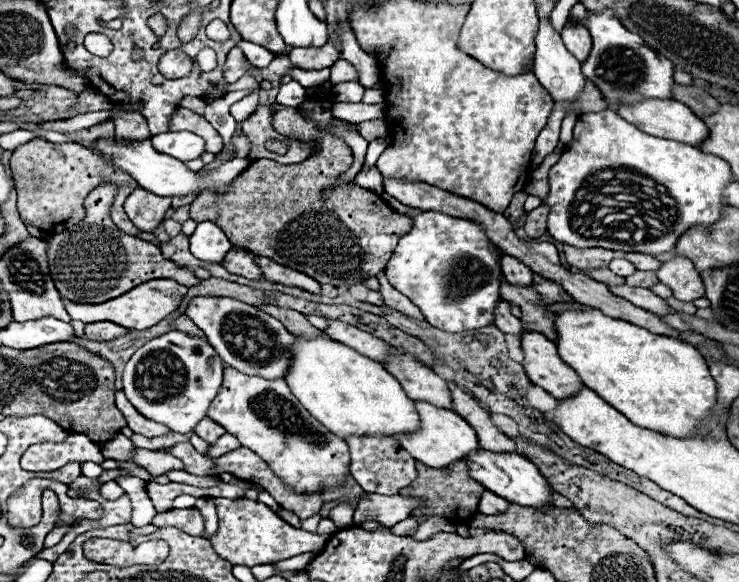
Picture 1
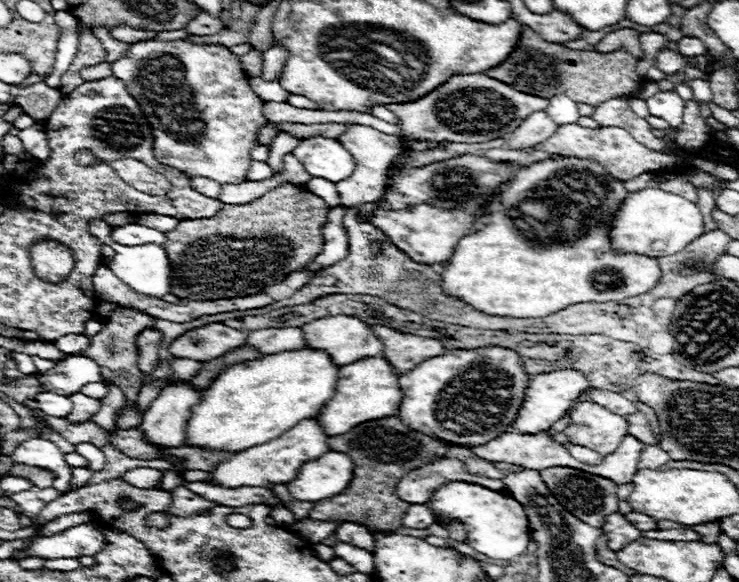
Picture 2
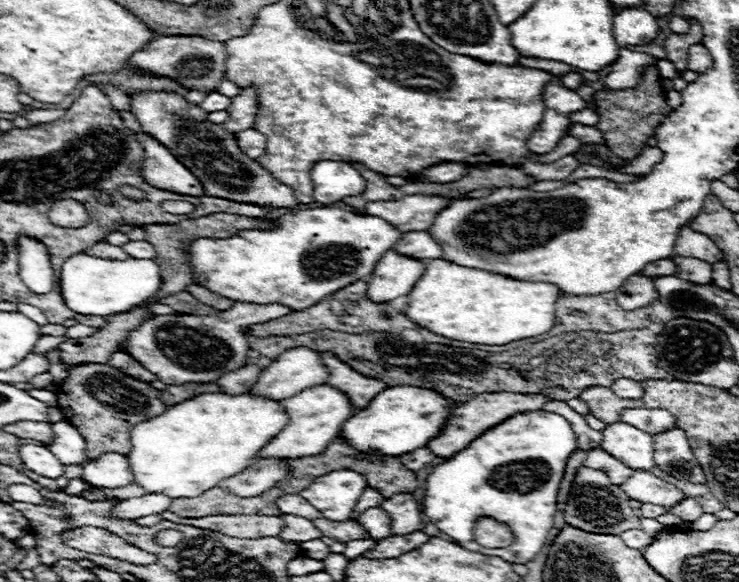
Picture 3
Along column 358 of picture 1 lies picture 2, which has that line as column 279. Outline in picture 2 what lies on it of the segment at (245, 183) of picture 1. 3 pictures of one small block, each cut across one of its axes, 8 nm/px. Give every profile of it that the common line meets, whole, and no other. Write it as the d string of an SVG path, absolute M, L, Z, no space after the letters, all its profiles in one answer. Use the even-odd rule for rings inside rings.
M282 184L250 204L224 204L212 218L182 220L174 230L166 232L164 248L172 264L170 292L182 300L220 300L264 292L268 286L280 284L290 272L302 270L322 252L322 224L326 224L326 214L328 206L322 198L302 186Z

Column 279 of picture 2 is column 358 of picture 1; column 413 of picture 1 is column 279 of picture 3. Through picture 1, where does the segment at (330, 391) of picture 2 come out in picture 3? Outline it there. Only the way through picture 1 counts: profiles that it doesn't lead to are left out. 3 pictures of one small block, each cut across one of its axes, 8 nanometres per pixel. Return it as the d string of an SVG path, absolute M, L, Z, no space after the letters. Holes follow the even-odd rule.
M224 392L194 396L176 406L170 406L164 414L132 428L132 448L128 452L128 458L134 472L134 482L140 484L148 494L158 492L170 498L200 496L202 492L214 488L220 480L234 476L236 472L246 468L250 464L250 458L256 456L264 448L264 444L268 444L284 428L284 424L288 424L288 414L278 400L266 400L250 394L230 396Z

